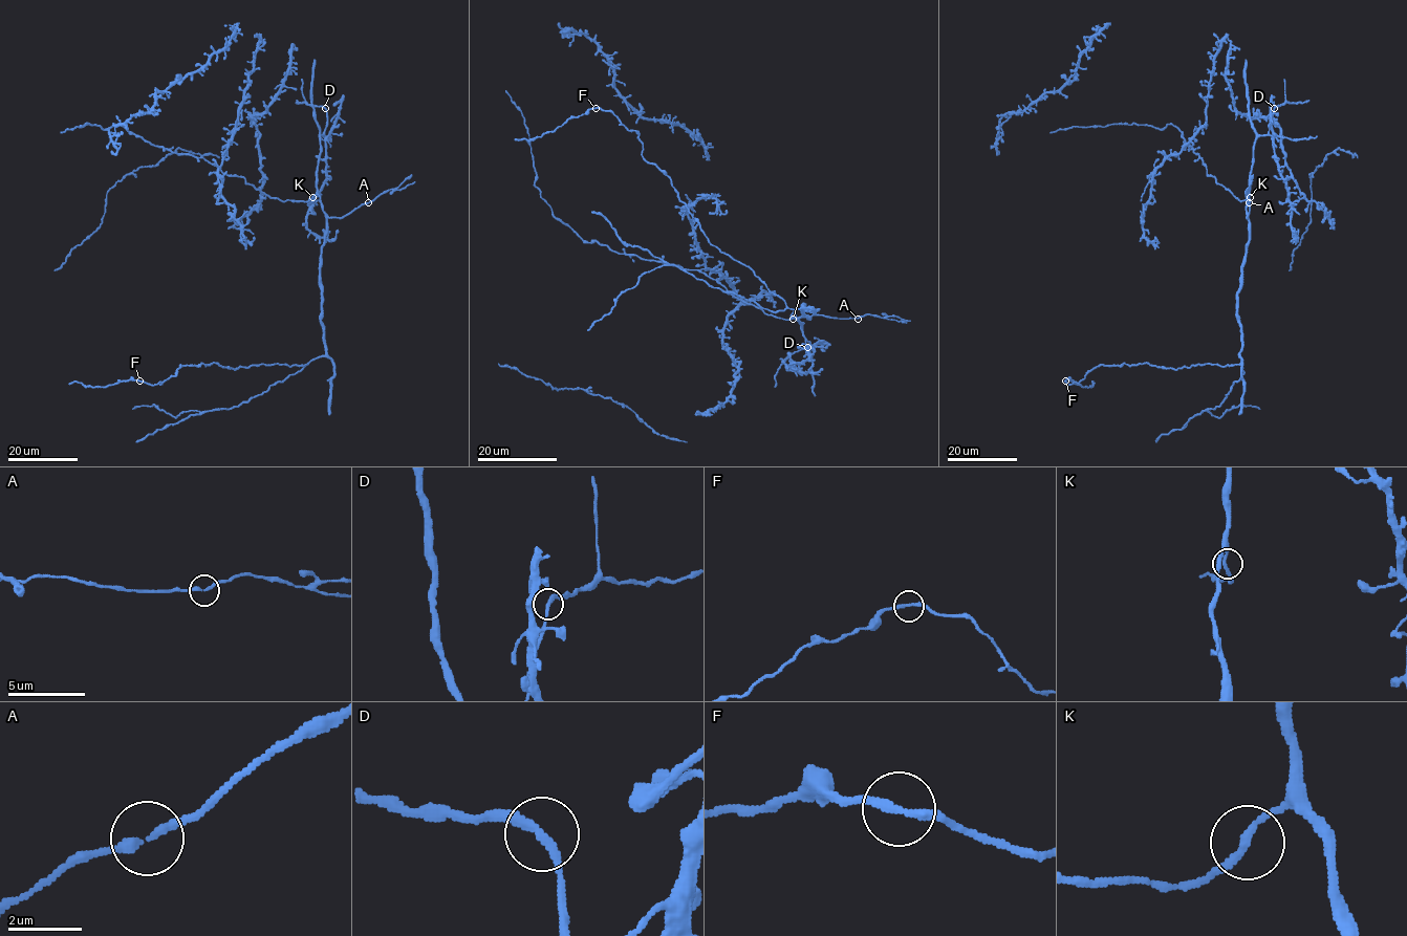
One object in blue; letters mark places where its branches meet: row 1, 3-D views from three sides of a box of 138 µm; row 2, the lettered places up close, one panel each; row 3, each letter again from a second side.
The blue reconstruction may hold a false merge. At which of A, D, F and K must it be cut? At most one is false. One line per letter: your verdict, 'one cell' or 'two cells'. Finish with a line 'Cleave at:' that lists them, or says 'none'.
A: one cell
D: one cell
F: one cell
K: one cell
Cleave at: none

